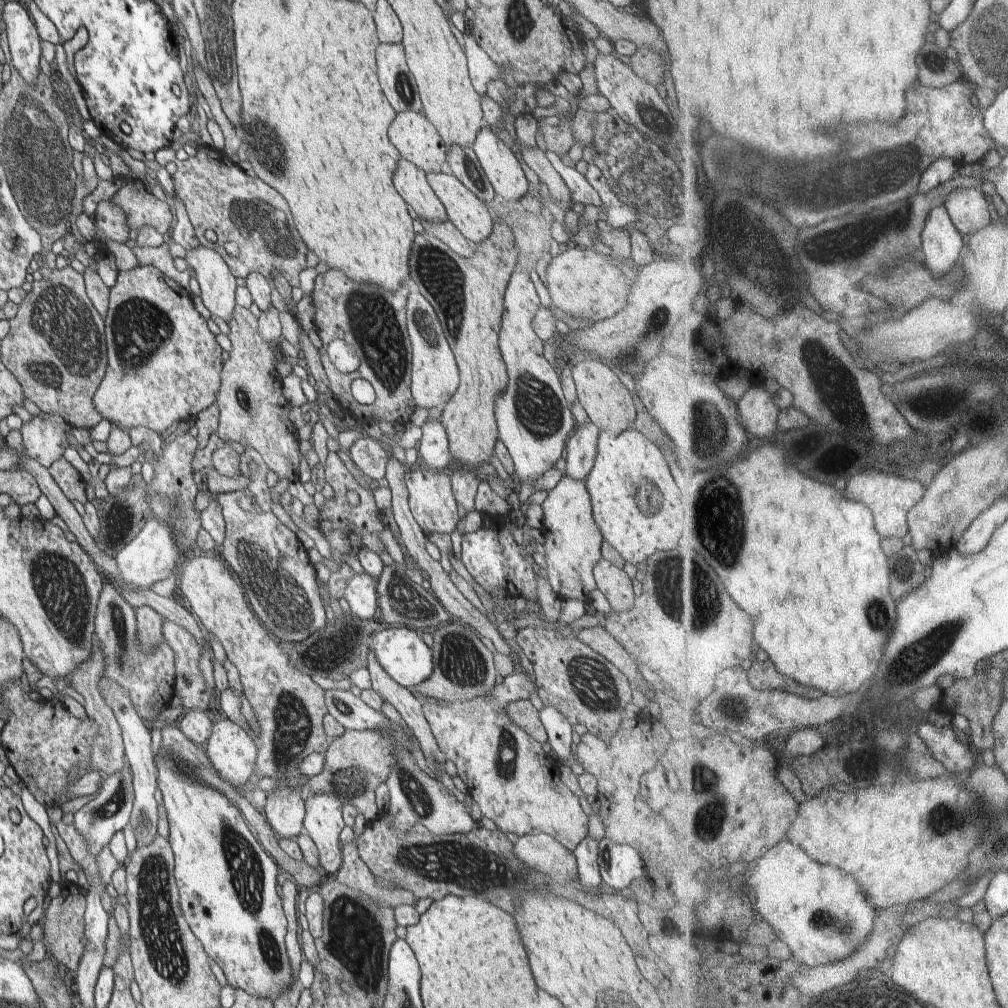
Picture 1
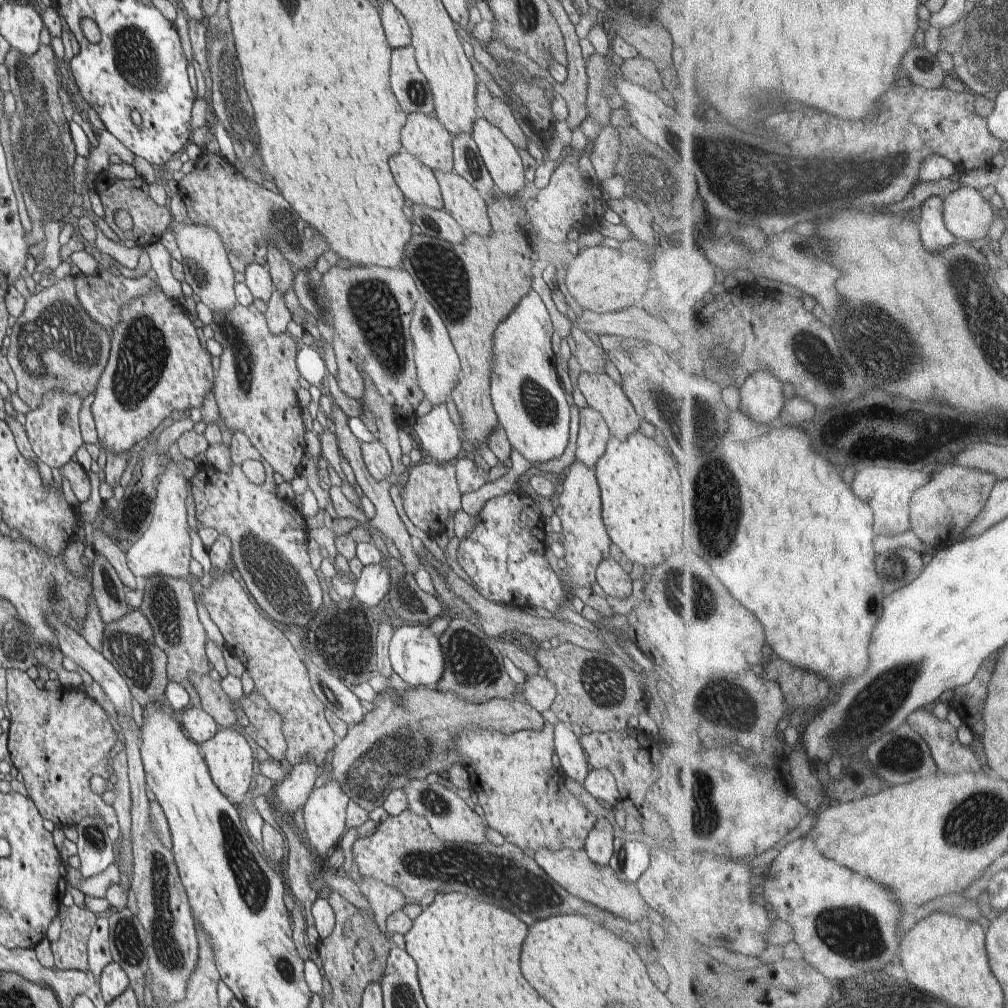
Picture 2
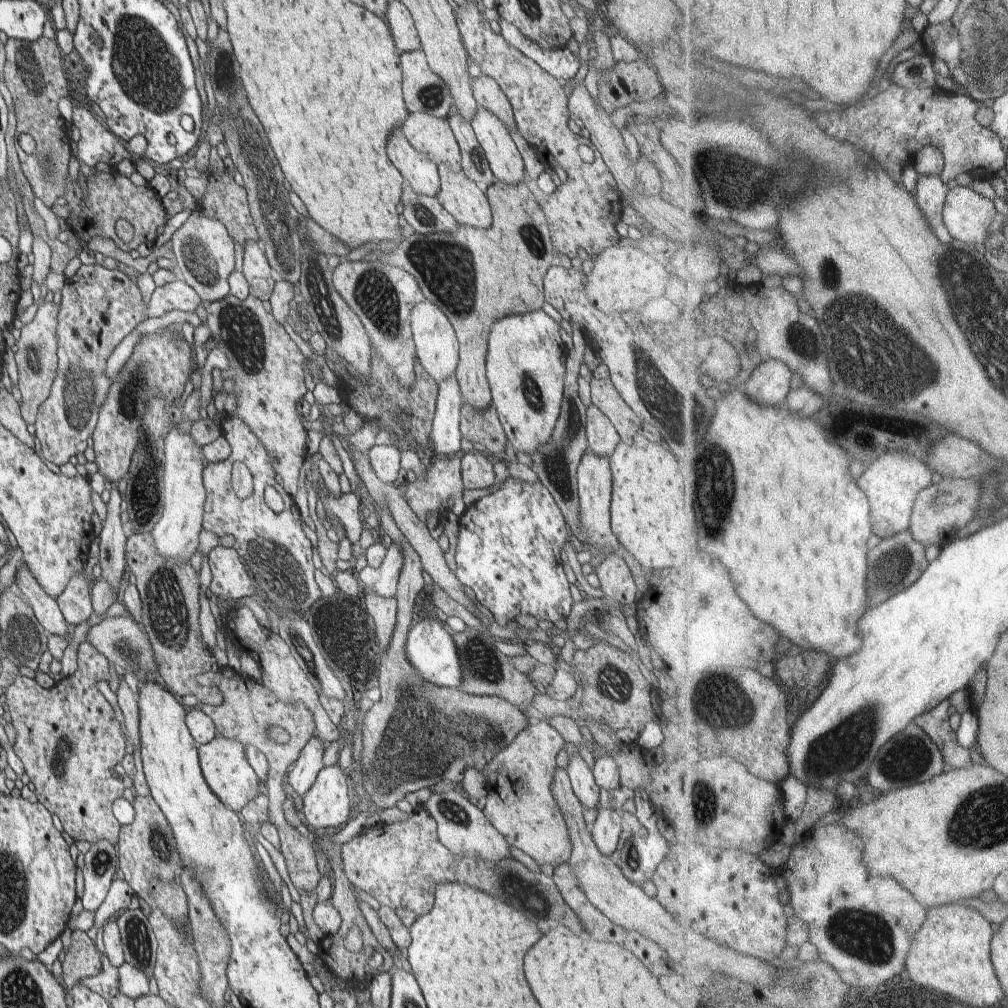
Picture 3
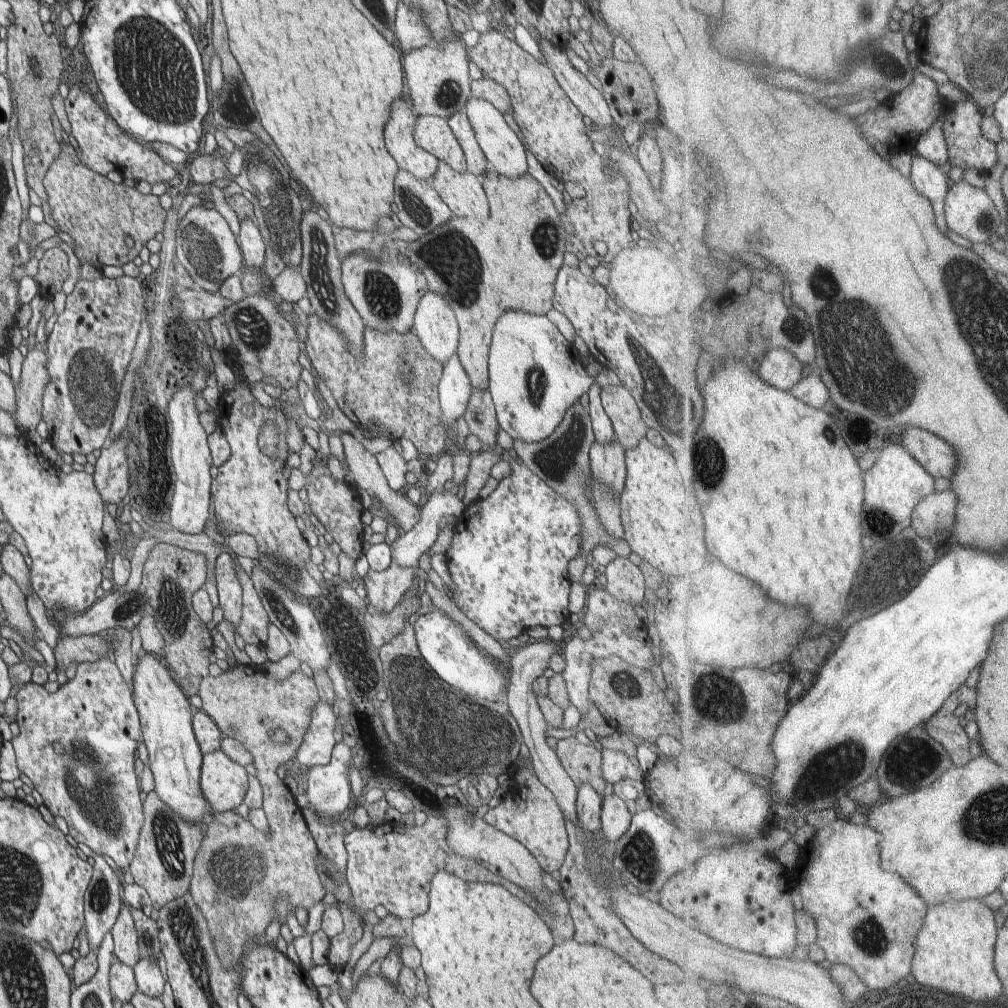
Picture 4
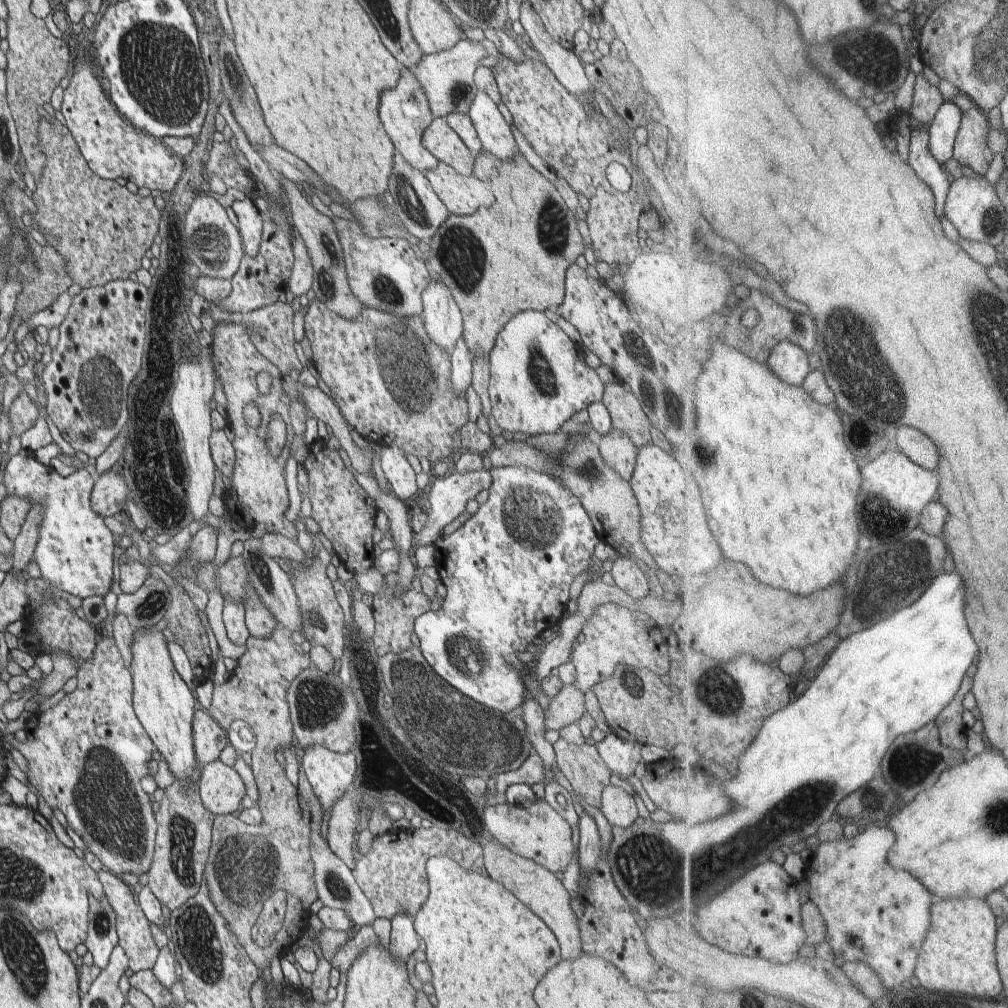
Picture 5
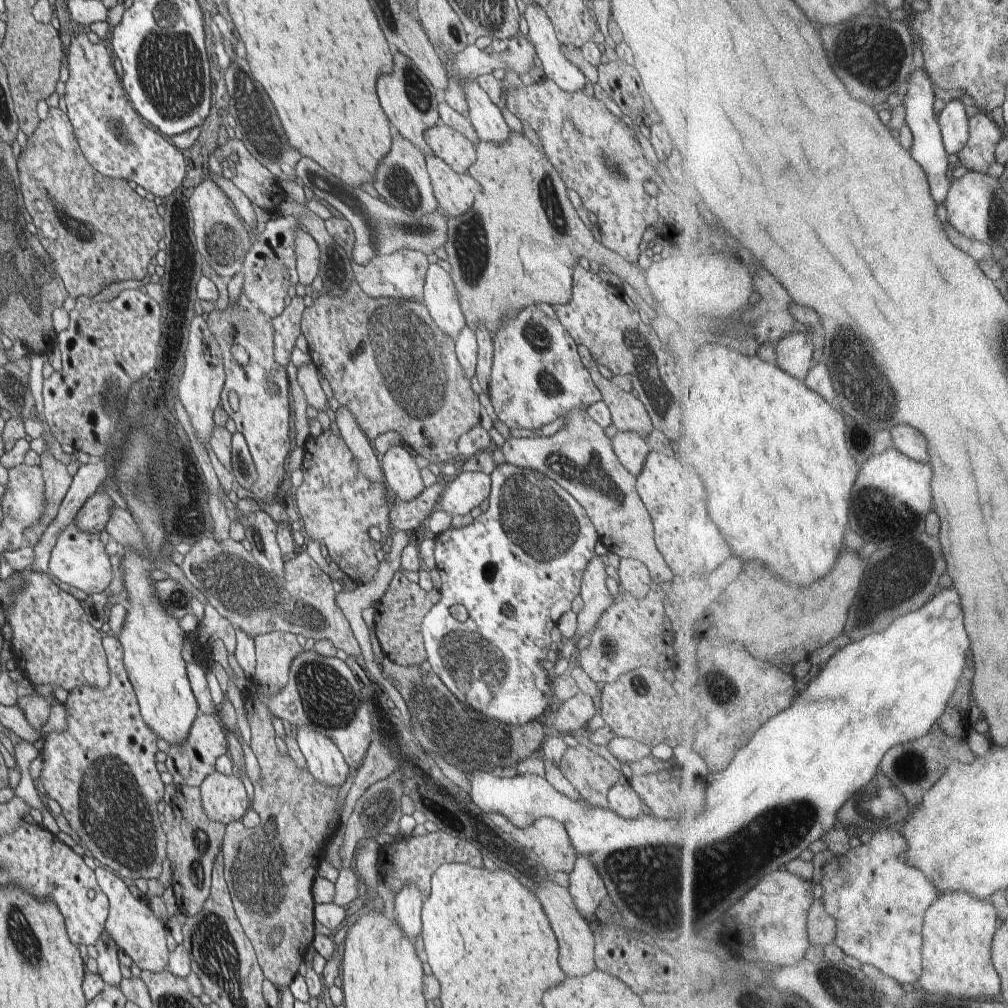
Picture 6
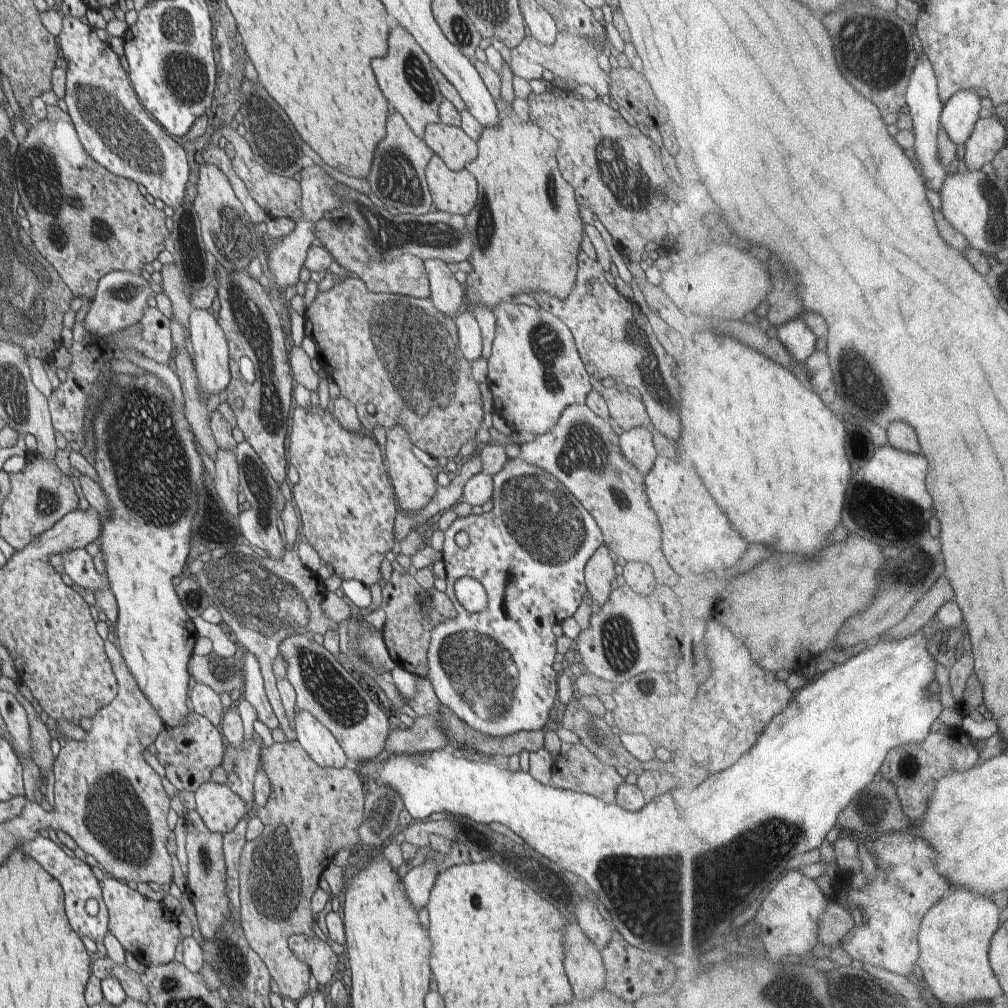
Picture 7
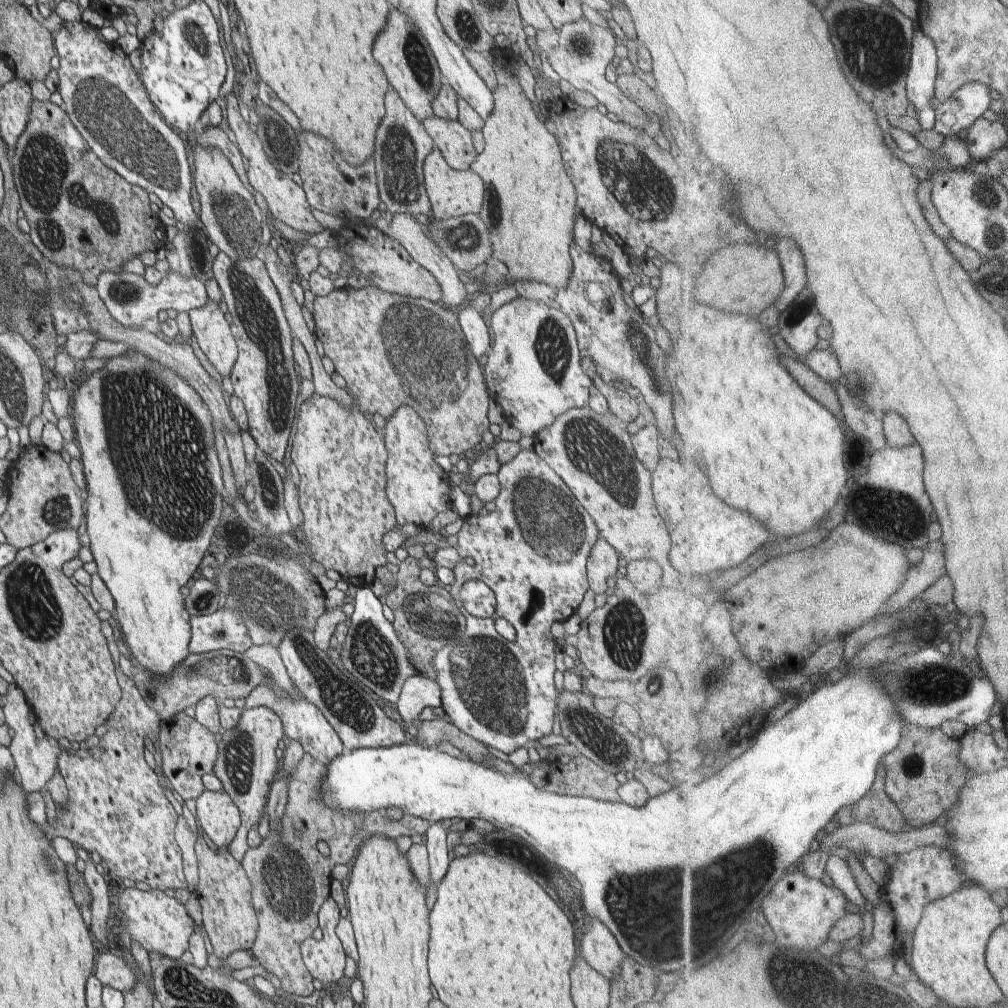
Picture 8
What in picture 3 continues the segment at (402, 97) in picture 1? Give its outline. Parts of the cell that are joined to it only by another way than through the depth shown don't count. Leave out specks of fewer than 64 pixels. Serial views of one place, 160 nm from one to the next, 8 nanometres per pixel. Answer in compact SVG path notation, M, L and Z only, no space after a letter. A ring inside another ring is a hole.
M422 48L401 53L404 100L409 113L423 113L448 118L452 113L453 96L447 84L427 63Z

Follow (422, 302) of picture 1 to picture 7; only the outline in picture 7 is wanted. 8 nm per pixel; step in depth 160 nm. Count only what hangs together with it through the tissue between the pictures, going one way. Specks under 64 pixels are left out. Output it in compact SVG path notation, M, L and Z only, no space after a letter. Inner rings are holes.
M424 259L423 261L429 278L431 301L441 313L454 317L458 308L462 306L465 288L443 260Z

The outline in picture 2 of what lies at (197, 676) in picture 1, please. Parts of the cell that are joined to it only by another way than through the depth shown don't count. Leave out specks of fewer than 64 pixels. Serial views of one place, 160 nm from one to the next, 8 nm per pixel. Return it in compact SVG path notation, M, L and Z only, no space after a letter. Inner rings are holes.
M150 576L140 580L143 602L139 610L148 618L154 632L154 644L167 657L167 681L180 684L190 699L190 706L200 707L200 696L190 682L190 674L207 674L210 662L206 655L207 634L198 618L194 594L187 578Z

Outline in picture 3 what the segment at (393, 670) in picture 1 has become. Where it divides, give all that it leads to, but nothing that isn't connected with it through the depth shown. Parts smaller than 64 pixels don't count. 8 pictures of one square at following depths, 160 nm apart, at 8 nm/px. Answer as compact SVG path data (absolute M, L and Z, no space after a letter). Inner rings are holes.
M429 614L417 619L407 636L406 654L409 663L422 678L430 684L451 689L460 688L463 683L463 670L459 652L452 638L451 631L439 614Z

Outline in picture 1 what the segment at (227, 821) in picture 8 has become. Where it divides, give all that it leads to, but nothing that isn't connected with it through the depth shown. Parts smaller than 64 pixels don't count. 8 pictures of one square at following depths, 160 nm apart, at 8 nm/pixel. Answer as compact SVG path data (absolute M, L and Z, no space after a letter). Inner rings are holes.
M215 718L206 754L217 773L236 789L246 790L252 782L257 746L248 733L230 719Z

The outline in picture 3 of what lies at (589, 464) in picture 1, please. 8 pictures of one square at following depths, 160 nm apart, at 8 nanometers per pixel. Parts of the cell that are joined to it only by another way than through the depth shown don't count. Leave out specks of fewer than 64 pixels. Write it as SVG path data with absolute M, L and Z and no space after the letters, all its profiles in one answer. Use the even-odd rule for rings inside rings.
M594 404L587 407L584 430L588 450L598 456L610 457L621 441L612 421Z

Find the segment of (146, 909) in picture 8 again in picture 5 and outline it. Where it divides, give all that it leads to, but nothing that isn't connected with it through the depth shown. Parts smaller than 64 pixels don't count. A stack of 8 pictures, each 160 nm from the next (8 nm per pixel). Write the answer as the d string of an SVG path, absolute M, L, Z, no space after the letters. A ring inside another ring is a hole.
M105 868L100 869L97 875L106 893L106 897L115 912L115 927L119 938L119 945L128 955L130 970L134 973L145 970L152 971L153 966L156 964L160 947L154 940L151 922L146 919L146 915L142 912L140 905L134 902L132 887L124 882L119 875L115 875Z

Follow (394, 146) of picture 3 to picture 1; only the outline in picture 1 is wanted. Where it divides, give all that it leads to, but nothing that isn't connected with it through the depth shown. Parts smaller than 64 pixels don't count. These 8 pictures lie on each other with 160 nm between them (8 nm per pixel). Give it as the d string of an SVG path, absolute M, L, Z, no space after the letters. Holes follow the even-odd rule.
M400 157L393 174L394 188L413 208L419 218L429 221L445 221L447 212L428 182L427 173L407 158Z

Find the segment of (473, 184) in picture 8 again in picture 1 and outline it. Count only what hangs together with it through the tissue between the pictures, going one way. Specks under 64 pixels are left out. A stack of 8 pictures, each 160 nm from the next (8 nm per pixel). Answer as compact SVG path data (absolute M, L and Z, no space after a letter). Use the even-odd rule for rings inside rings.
M427 173L427 179L444 205L448 220L471 244L477 245L493 233L494 219L485 202L472 194L456 176Z

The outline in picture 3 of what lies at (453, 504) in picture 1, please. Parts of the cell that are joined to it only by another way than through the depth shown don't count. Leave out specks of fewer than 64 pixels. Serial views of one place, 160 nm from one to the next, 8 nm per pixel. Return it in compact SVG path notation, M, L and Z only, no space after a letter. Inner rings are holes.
M451 455L450 458L441 457L434 458L431 467L423 469L428 475L425 480L416 479L415 482L406 482L403 486L405 497L410 505L410 508L426 523L429 524L430 520L438 516L439 526L443 525L446 520L446 509L442 507L442 502L449 498L454 498L455 505L452 510L455 511L458 517L465 511L465 505L462 502L462 491L465 486L461 477L461 458Z

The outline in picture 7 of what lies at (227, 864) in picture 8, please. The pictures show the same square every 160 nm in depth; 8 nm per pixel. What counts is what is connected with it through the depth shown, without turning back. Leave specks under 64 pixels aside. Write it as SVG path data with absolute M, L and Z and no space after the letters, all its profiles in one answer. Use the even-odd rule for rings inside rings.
M180 810L185 816L187 826L186 850L188 857L188 884L185 892L195 906L197 920L199 922L198 926L203 938L213 941L219 929L223 926L223 920L226 919L231 912L231 904L229 896L227 895L227 866L225 865L225 856L223 853L223 835L210 832L208 827L204 824L204 821L200 818L197 810L189 811L189 816L186 810Z

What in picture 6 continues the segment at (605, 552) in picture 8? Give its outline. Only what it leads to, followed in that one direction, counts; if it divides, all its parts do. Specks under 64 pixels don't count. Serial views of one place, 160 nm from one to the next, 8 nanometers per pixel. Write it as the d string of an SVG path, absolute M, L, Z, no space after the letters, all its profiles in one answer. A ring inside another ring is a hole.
M594 555L586 565L585 571L583 572L583 579L581 582L581 591L580 595L582 597L582 600L584 601L584 607L582 608L582 611L576 615L576 634L569 639L569 641L564 645L564 647L561 649L560 652L553 657L560 657L560 658L566 658L566 660L569 660L571 657L571 654L575 650L575 641L573 640L576 635L581 635L581 637L586 634L586 632L592 630L592 628L595 628L596 622L598 622L598 619L600 616L602 616L602 613L612 604L612 594L608 591L608 588L606 587L606 578L608 577L607 571L606 571L606 561L604 560L604 557L601 555Z

